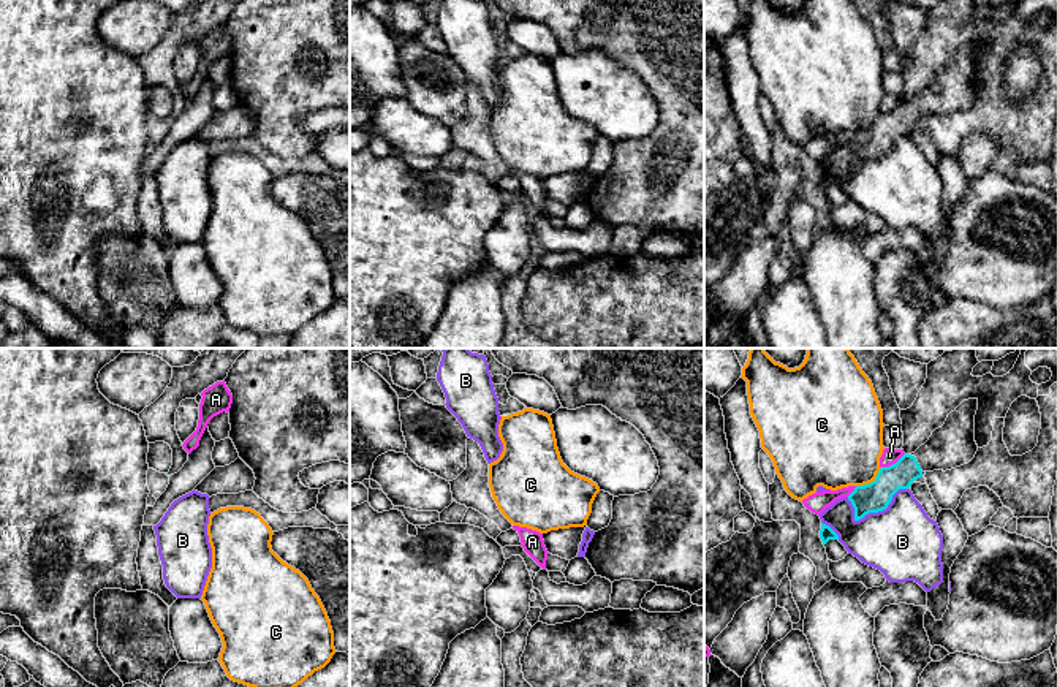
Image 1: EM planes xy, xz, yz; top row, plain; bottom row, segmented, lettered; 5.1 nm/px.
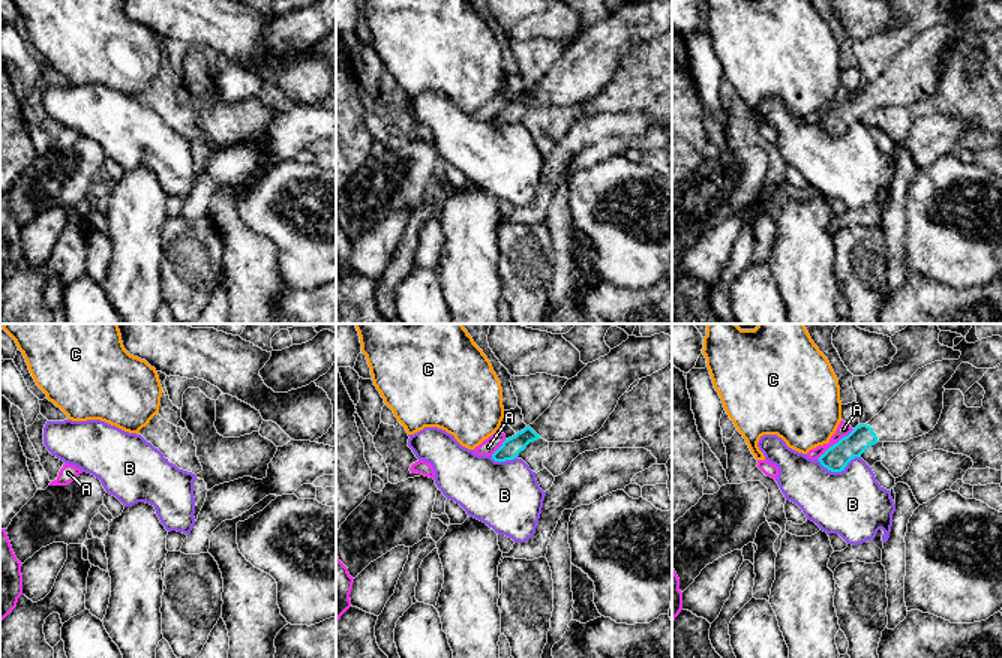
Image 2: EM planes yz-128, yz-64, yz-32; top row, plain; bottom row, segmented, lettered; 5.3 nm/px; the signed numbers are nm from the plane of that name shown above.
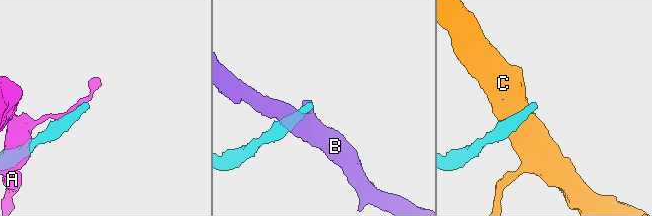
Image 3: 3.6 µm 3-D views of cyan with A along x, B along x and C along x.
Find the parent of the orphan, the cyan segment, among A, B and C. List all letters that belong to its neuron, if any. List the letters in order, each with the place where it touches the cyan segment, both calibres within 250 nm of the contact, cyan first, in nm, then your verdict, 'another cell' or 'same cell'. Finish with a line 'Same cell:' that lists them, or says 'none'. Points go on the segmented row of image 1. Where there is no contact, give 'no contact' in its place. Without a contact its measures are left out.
A: contact yz (893, 464); calibres 150 and 90 nm; another cell
B: contact yz (882, 510); calibres 150 and 380 nm; another cell
C: contact yz (872, 482); calibres 150 and 420 nm; another cell
Same cell: none

